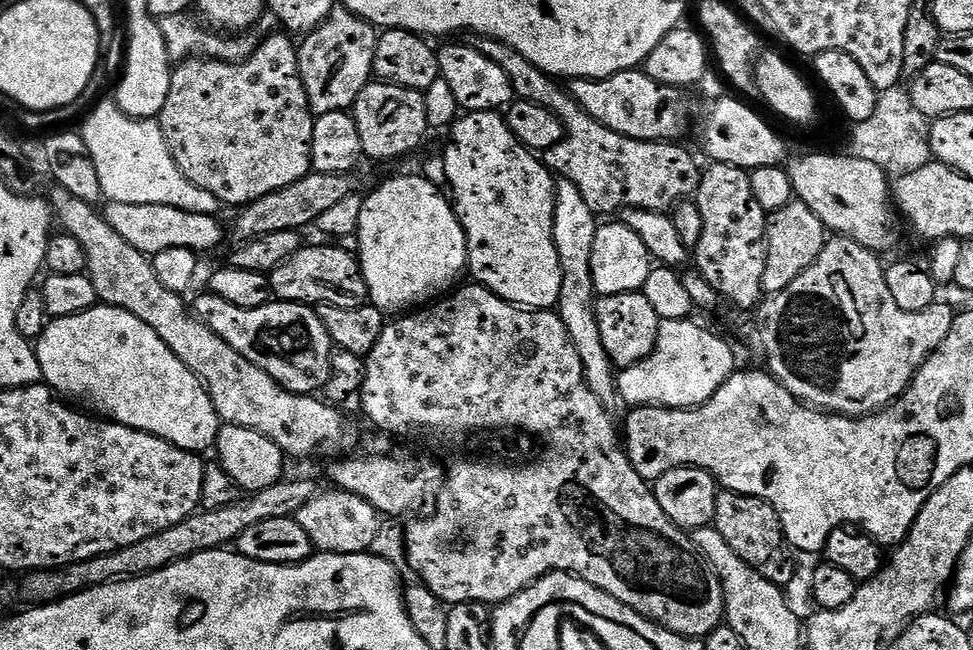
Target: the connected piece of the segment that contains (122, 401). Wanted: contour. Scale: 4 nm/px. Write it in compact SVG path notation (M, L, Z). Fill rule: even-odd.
M97 306L73 316L58 316L45 328L34 347L43 383L61 397L73 396L81 400L89 413L154 434L187 452L204 454L207 448L215 449L222 421L207 388L188 369L186 362L182 362L182 358L178 358L178 354L174 354L174 350L146 326L146 322L142 322L142 318L124 308L111 306Z

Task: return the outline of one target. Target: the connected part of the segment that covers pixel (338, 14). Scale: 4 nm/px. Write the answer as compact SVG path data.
M337 6L322 26L303 37L304 45L301 43L298 48L300 77L306 86L306 98L316 116L331 112L347 112L355 105L356 99L373 79L372 67L374 66L377 39L378 29L375 24L371 24L369 20L363 20L358 14L354 14L343 6Z

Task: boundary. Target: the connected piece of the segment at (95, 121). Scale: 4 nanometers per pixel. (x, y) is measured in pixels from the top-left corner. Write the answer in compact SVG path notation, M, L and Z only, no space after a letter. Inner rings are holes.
M112 98L101 99L87 116L82 135L108 200L174 206L178 210L190 210L194 214L207 216L216 216L218 210L221 211L220 200L214 198L214 194L194 186L194 182L190 182L182 170L178 170L156 120L130 118Z

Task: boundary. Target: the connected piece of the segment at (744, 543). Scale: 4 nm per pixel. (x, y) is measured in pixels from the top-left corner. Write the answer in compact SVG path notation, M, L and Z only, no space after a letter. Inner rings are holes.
M721 491L716 497L716 518L714 527L722 534L725 542L752 568L762 574L771 584L788 586L796 576L796 568L788 564L789 540L784 536L784 527L780 515L772 504L760 500L756 496L747 496L737 492Z

